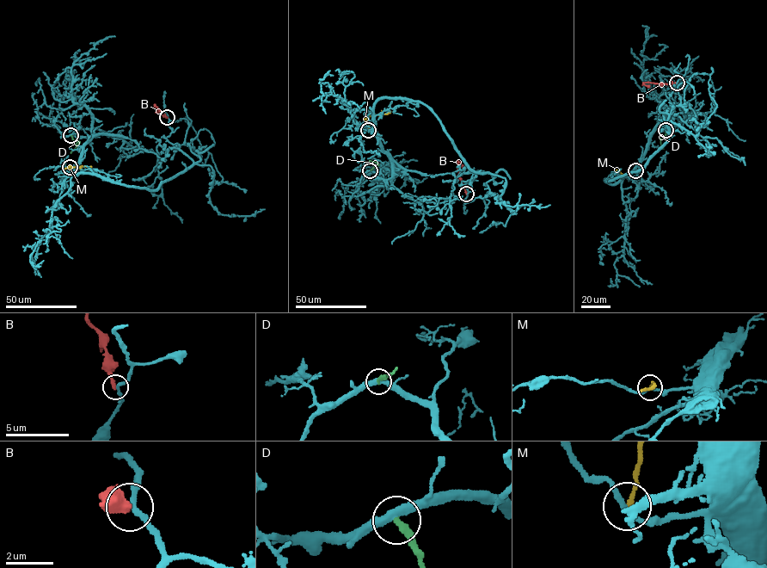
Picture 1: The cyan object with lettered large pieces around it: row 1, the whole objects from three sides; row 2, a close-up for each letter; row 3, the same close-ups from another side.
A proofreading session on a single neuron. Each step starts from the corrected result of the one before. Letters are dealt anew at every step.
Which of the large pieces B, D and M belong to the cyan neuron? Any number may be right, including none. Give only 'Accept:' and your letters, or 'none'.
Accept: none

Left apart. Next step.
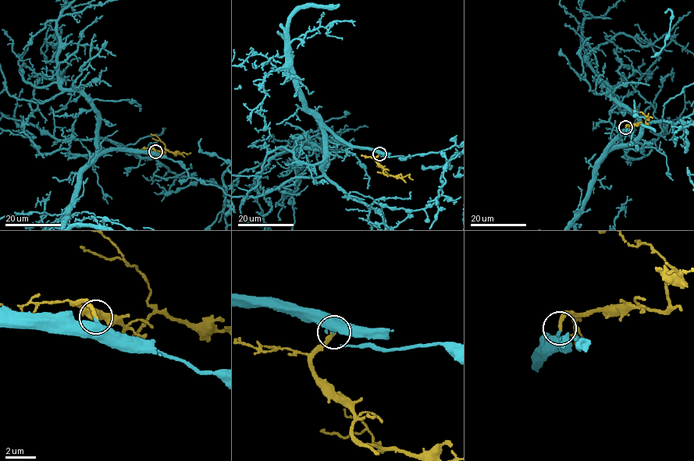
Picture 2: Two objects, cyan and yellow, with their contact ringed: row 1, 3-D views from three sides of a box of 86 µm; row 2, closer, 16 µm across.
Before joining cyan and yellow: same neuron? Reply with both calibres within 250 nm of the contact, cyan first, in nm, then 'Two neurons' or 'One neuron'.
Thickness 400 nm (cyan) against 240 nm. One neuron

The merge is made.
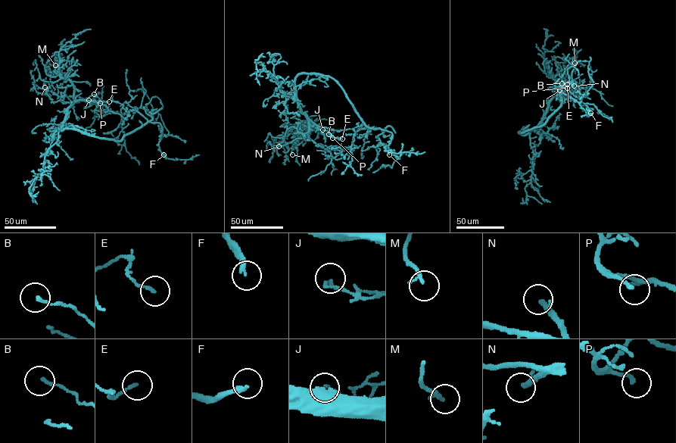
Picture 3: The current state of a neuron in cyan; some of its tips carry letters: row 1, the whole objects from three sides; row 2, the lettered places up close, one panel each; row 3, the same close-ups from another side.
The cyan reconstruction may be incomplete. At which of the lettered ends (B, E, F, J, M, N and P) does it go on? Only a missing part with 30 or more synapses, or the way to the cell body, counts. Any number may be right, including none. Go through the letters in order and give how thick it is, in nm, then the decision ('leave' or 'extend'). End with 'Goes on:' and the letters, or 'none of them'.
B: calibre 140 nm; leave
E: calibre 150 nm; leave
F: calibre 220 nm; extend
J: calibre 160 nm; leave
M: calibre 180 nm; extend
N: calibre 190 nm; extend
P: calibre 180 nm; leave
Goes on: F, M, N

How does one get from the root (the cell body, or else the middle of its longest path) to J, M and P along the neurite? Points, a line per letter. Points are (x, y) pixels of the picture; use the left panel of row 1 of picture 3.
J: (114, 139), (118, 141), (147, 120), (134, 110), (130, 110), (125, 119), (95, 100), (88, 100)
M: (114, 139), (90, 135), (75, 125), (62, 127), (74, 101), (73, 86), (60, 76), (60, 55), (55, 65)
P: (114, 139), (118, 141), (147, 120), (134, 110), (130, 110), (125, 119), (100, 103)

